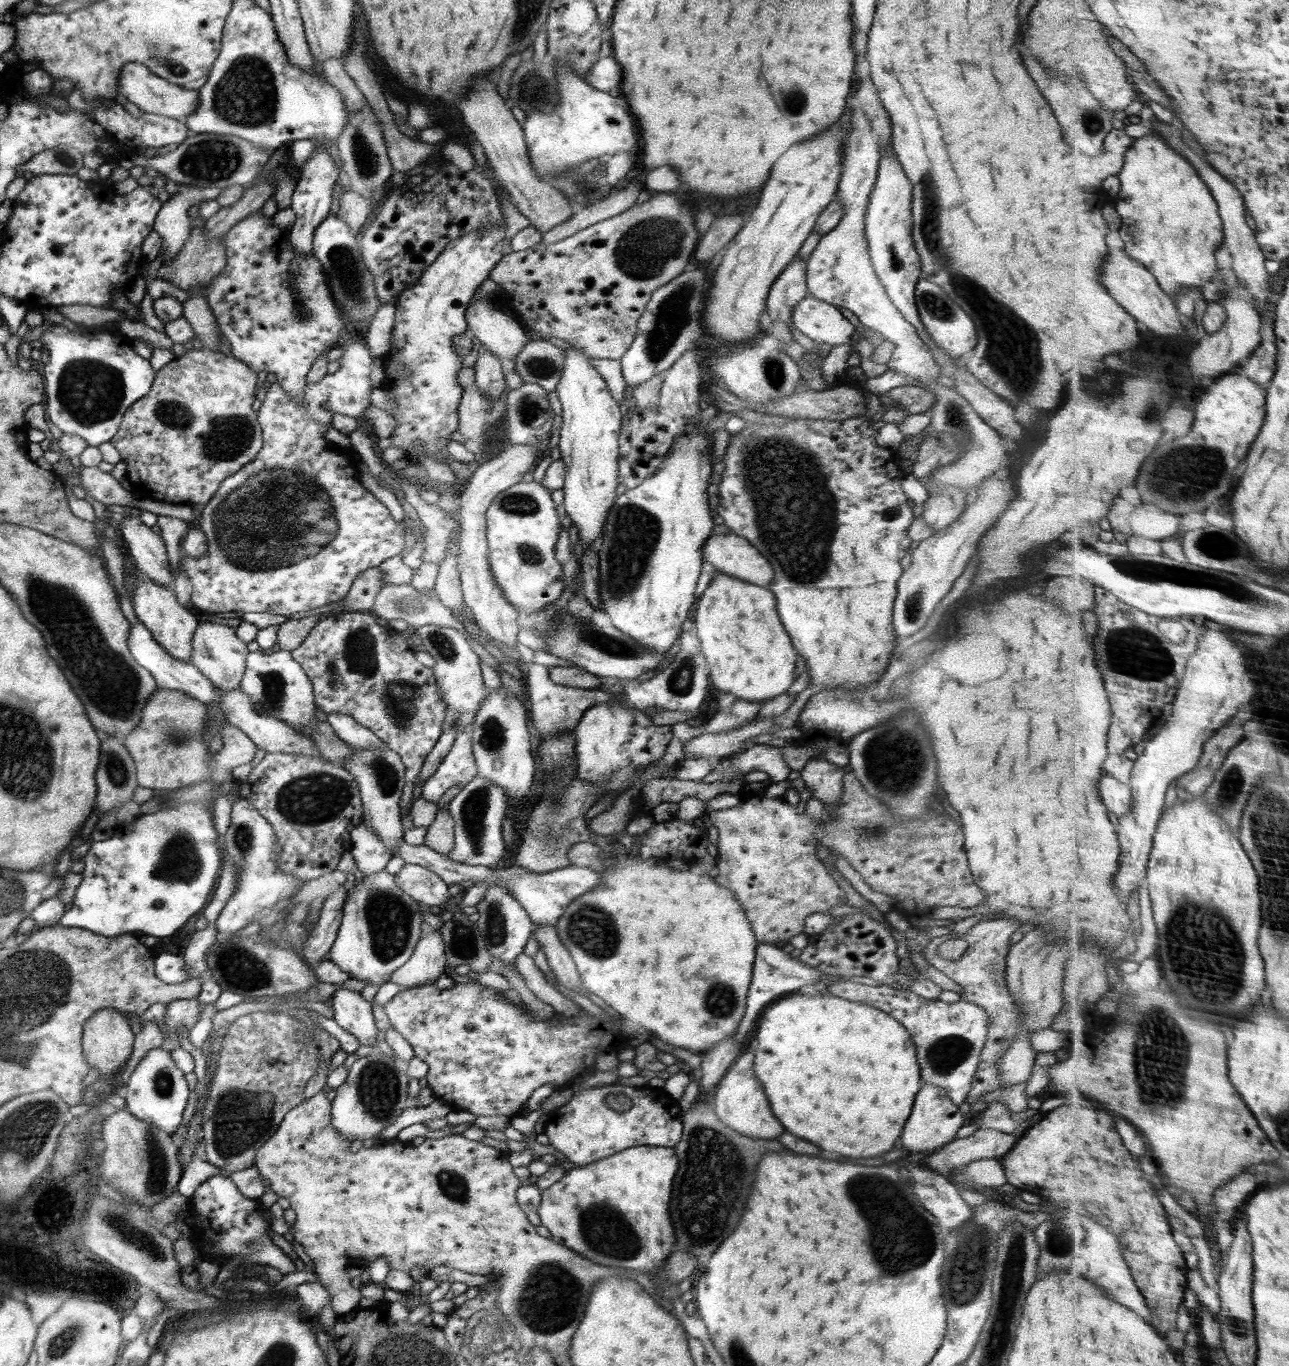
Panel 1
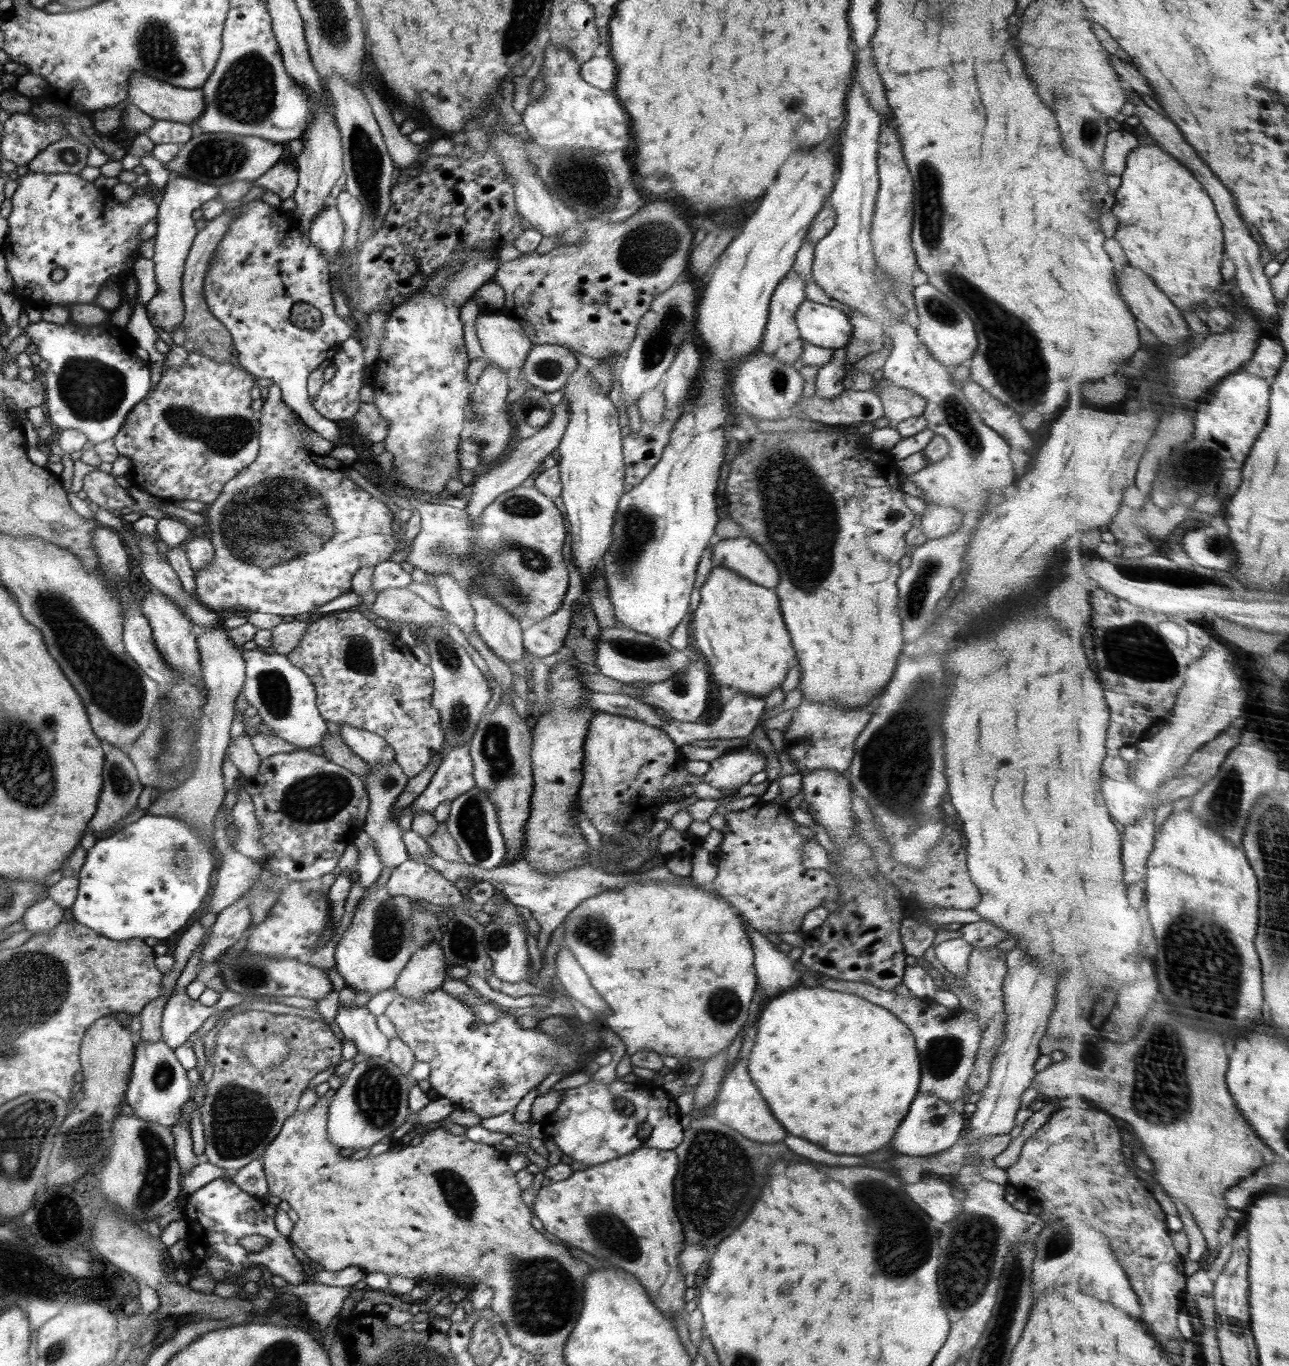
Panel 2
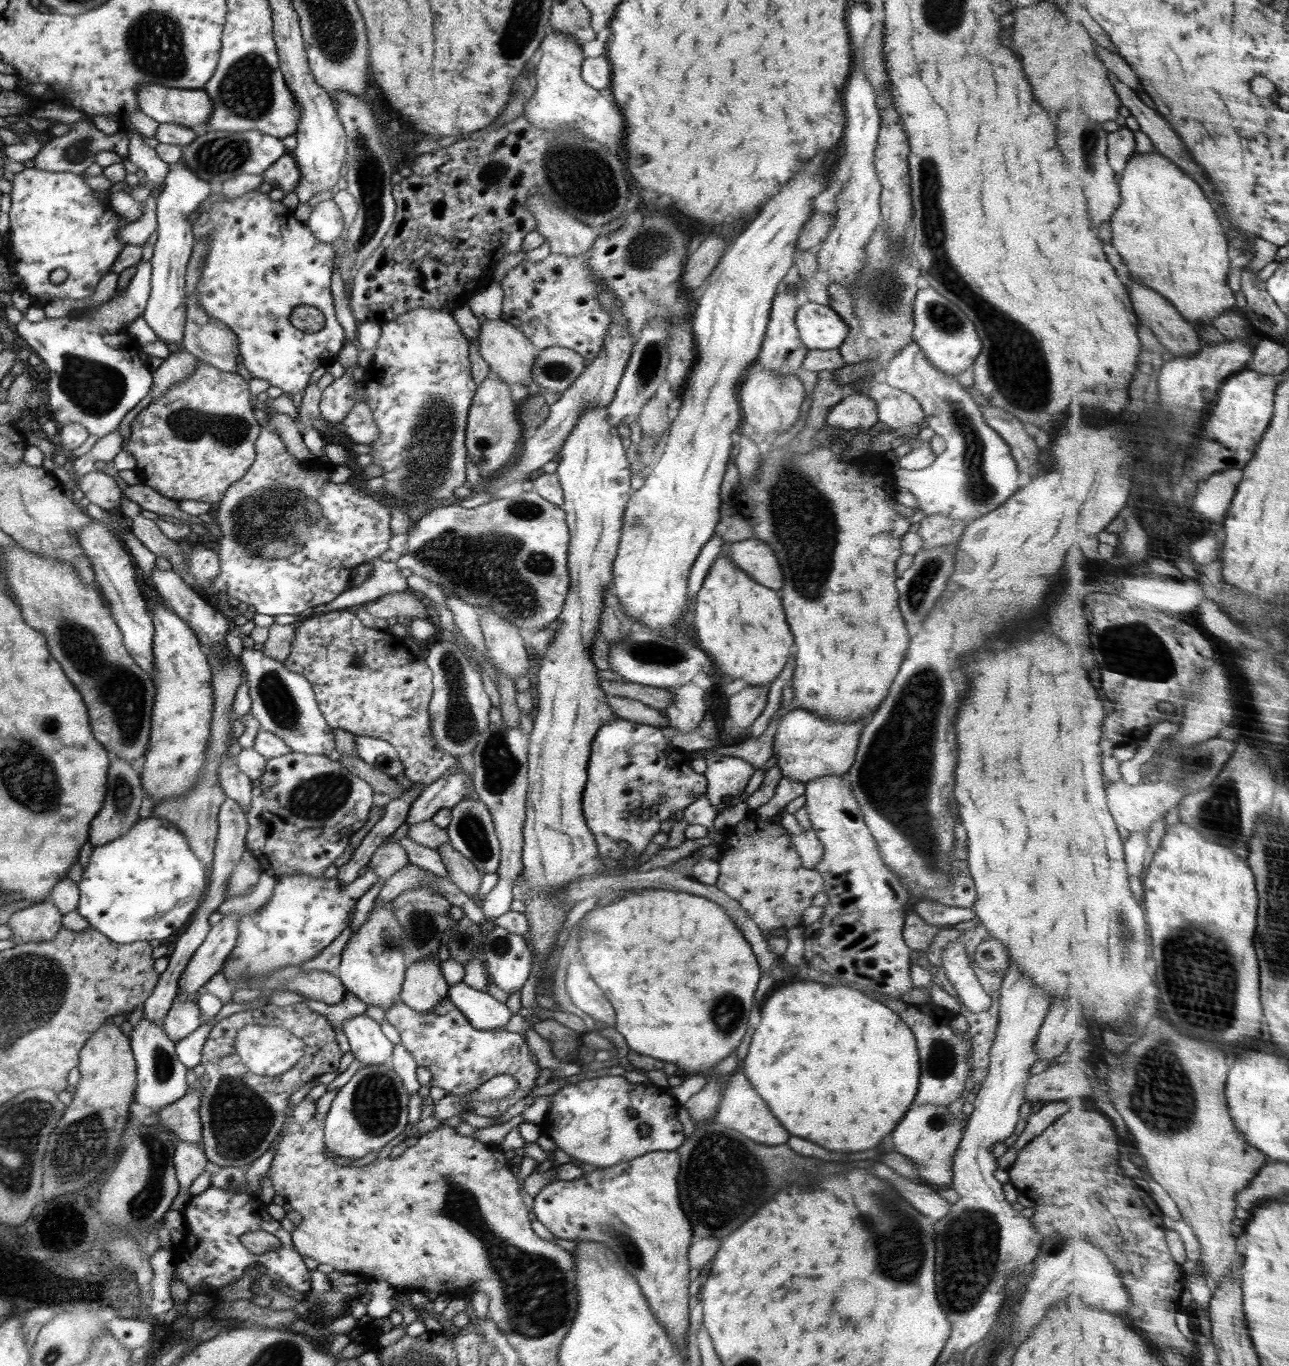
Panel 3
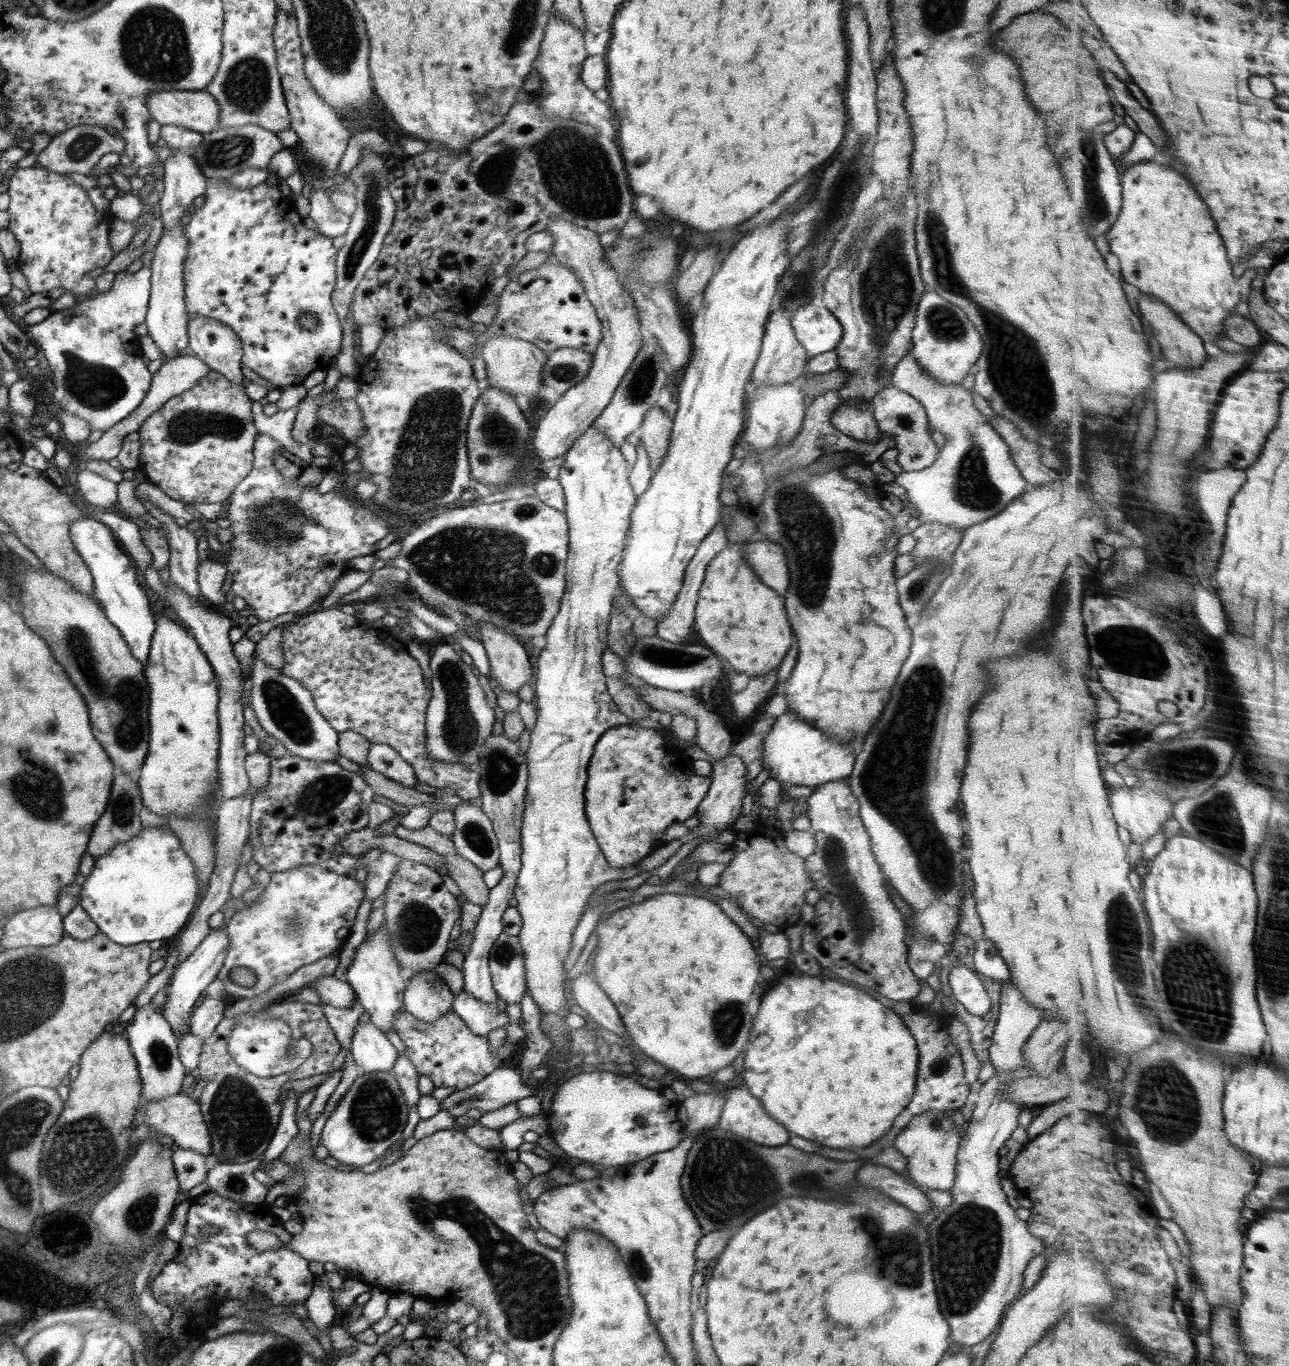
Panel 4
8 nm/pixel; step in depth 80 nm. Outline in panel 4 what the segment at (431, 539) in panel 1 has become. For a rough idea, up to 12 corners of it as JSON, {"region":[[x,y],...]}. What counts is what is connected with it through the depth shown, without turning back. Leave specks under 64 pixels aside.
{"region":[[536,495],[448,509],[374,571],[421,600],[544,636],[565,591],[565,512]]}

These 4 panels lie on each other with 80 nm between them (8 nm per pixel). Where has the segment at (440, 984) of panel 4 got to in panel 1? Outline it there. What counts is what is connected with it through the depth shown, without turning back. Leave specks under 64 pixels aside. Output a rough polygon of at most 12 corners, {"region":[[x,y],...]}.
{"region":[[439,931],[420,938],[390,974],[401,991],[433,985],[446,972]]}

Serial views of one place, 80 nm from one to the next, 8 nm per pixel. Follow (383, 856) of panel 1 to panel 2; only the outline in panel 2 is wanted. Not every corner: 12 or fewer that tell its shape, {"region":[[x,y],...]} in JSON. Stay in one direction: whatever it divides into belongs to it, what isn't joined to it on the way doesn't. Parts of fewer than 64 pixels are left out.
{"region":[[356,833],[358,879],[368,889],[382,875],[384,865],[373,840]]}

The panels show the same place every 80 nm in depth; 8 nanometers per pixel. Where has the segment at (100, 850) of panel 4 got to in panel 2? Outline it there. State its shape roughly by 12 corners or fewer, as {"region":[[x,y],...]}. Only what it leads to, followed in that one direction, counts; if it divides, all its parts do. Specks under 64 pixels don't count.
{"region":[[106,754],[97,809],[88,823],[97,839],[117,830],[144,787],[131,758]]}

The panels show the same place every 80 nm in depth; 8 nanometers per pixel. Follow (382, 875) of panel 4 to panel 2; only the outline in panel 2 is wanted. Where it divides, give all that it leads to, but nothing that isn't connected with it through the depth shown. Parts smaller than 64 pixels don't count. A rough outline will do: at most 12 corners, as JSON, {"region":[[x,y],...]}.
{"region":[[395,760],[362,778],[369,798],[363,830],[382,865],[409,860],[393,816],[409,778]]}

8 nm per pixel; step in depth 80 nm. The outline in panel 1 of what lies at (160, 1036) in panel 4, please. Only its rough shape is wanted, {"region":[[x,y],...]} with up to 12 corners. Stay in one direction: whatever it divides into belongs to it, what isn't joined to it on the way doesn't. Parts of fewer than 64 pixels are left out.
{"region":[[153,1048],[121,1093],[152,1128],[178,1132],[190,1089]]}

